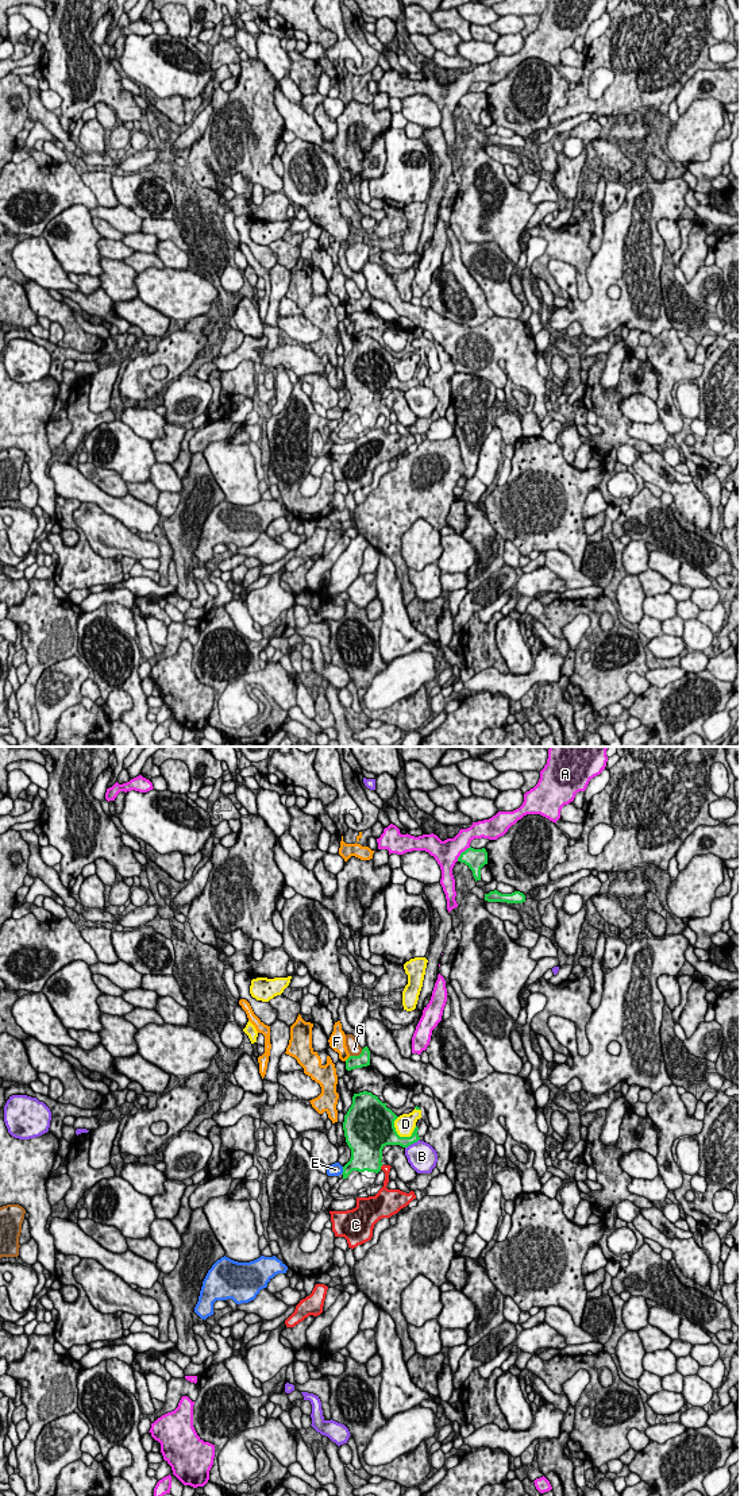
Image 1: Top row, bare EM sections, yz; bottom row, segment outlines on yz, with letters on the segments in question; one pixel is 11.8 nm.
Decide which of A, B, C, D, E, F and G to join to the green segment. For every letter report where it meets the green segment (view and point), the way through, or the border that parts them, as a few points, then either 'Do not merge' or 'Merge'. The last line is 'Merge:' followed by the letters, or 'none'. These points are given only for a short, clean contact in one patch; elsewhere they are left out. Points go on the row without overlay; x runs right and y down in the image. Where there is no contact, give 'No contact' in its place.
A: Touches green at yz (462, 96). Do not merge
B: Touches green at yz (412, 386). Do not merge
C: Touches green at yz (381, 409). Merge
D: Touches green at yz (403, 381). Do not merge
E: Touches green at yz (343, 415). Boundary: yz (343, 411), (340, 417). Do not merge
F: Touches green at yz (349, 301). Boundary: yz (350, 300), (345, 304). Do not merge
G: Touches green at yz (357, 300). Do not merge
Merge: C

